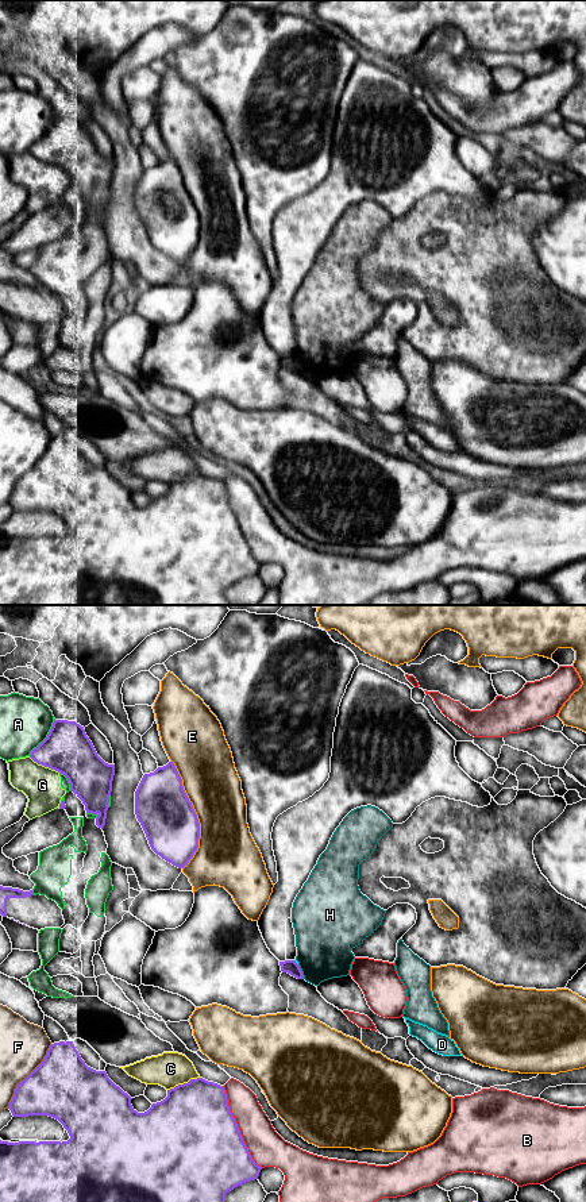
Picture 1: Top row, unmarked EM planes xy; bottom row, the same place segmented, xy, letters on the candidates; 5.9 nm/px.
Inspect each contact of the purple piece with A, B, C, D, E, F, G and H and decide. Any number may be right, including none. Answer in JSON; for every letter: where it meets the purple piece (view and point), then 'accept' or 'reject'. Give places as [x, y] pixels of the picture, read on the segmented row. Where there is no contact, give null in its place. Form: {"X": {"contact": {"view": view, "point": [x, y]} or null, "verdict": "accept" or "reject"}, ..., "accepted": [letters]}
{"A": {"contact": {"view": "xy", "point": [46, 738]}, "verdict": "reject"}, "B": {"contact": {"view": "xy", "point": [238, 1128]}, "verdict": "reject"}, "C": {"contact": {"view": "xy", "point": [184, 1083]}, "verdict": "reject"}, "D": {"contact": {"view": "xy", "point": [296, 963]}, "verdict": "reject"}, "E": {"contact": {"view": "xy", "point": [196, 815]}, "verdict": "reject"}, "F": {"contact": {"view": "xy", "point": [27, 1077]}, "verdict": "reject"}, "G": {"contact": {"view": "xy", "point": [43, 765]}, "verdict": "reject"}, "H": {"contact": {"view": "xy", "point": [301, 971]}, "verdict": "reject"}, "accepted": []}

